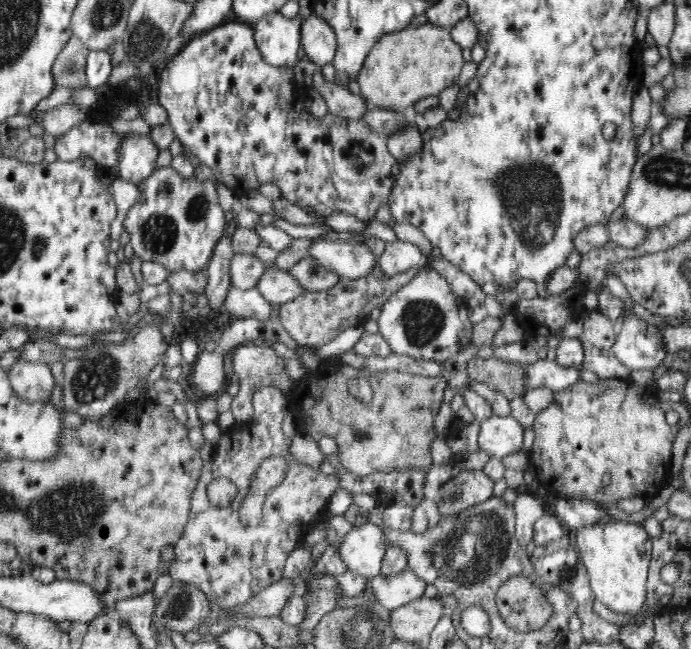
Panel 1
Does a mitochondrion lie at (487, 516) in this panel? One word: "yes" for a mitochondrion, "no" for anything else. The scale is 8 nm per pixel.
yes

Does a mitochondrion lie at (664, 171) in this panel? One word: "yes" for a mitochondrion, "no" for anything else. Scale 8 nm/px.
yes

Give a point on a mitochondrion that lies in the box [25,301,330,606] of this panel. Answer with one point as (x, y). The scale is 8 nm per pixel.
(96, 378)

